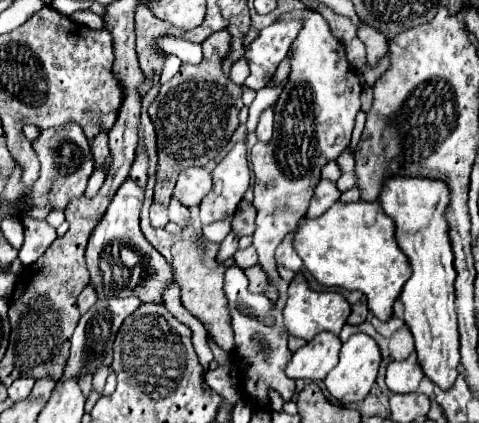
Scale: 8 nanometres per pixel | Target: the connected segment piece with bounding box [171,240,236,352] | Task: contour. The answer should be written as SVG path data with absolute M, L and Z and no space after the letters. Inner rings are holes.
M178 240L173 244L171 252L172 256L174 256L174 262L172 262L174 280L180 286L184 308L204 322L206 330L210 332L210 336L214 338L214 342L220 348L232 352L234 350L234 332L232 332L230 308L228 308L226 296L224 296L224 272L226 272L228 266L236 264L234 258L228 258L226 262L218 264L216 262L216 244L214 242L206 242L206 254L202 254L198 250L196 242Z

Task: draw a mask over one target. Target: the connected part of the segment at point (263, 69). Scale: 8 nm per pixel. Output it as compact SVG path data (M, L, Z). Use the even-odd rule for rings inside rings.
M276 22L260 30L256 40L244 46L246 50L244 56L250 64L250 76L246 80L248 88L258 90L272 80L274 70L288 54L290 44L296 38L298 30L300 30L300 22Z

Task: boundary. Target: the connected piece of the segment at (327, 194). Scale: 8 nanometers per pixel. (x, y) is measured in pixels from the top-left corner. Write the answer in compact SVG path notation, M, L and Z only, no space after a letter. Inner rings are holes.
M322 180L318 186L316 186L316 192L312 197L312 202L308 206L308 212L306 216L310 218L316 218L320 216L324 210L328 210L334 202L338 202L342 196L342 192L336 188L336 182L330 182L330 180Z

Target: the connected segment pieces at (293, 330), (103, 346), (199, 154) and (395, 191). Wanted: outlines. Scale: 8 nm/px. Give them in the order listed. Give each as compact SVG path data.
M296 280L290 282L288 302L284 308L284 324L292 336L304 340L312 340L320 332L332 332L338 336L348 316L350 316L350 304L340 292L314 292L312 288L308 288L306 280L300 280L298 284Z
M100 298L78 322L74 334L72 334L72 348L70 348L70 358L66 362L66 368L64 368L64 374L62 378L58 380L58 384L62 384L62 380L72 380L72 378L82 378L84 374L94 374L98 368L102 366L110 366L112 364L112 344L116 340L116 334L120 330L120 324L140 306L142 302L136 300L136 298Z
M226 30L214 32L202 42L204 60L200 66L184 64L180 72L166 84L160 86L156 100L150 106L150 118L158 134L158 180L154 192L154 204L150 208L152 224L168 224L168 204L178 174L188 166L206 166L218 156L224 144L238 128L238 112L242 104L242 86L232 84L222 74L220 60L228 54L230 34Z
M390 178L380 192L380 206L396 224L396 240L408 256L412 276L402 288L404 322L416 340L416 354L426 378L440 388L450 388L458 376L458 332L454 306L454 254L448 238L444 210L448 206L448 186L428 178Z

